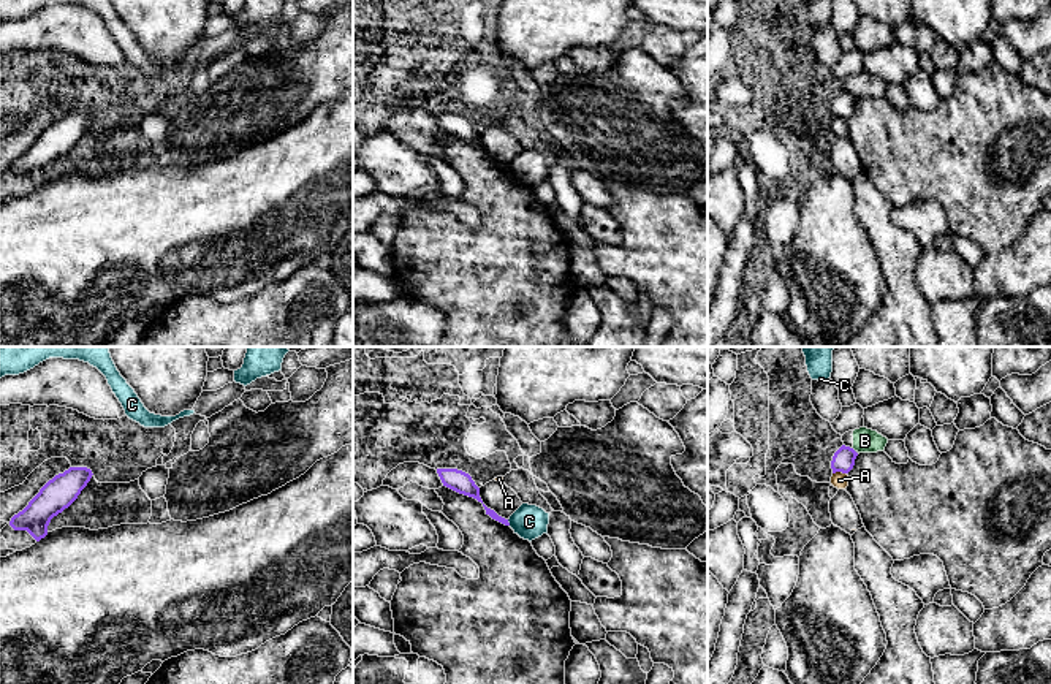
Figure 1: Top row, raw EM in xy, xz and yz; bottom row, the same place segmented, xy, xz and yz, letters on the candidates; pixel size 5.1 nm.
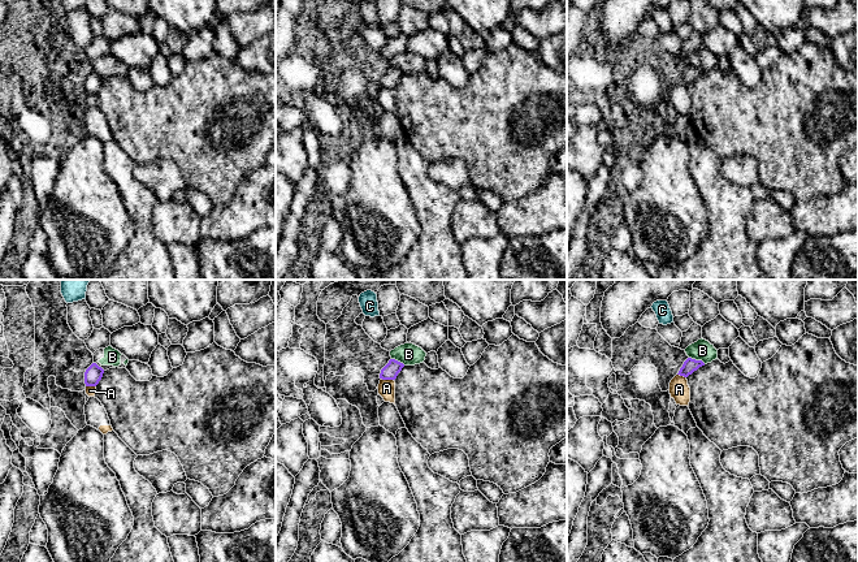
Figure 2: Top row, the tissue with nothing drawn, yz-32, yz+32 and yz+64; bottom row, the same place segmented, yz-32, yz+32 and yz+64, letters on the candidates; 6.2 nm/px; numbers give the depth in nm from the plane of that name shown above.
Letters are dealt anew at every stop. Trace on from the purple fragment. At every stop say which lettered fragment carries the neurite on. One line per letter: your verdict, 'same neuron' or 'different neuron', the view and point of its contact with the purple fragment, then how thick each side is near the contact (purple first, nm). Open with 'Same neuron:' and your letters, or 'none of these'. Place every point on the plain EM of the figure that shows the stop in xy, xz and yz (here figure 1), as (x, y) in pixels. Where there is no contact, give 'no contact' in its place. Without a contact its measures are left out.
Same neuron: none of these
A: different neuron; meets purple in yz at (839, 116); 110 nm thick on the purple side, 90 nm on the other
B: different neuron; meets purple in yz at (853, 95); 110 nm thick on the purple side, 130 nm on the other
C: different neuron; meets purple in xz at (508, 168); 70 nm thick on the purple side, 180 nm on the other

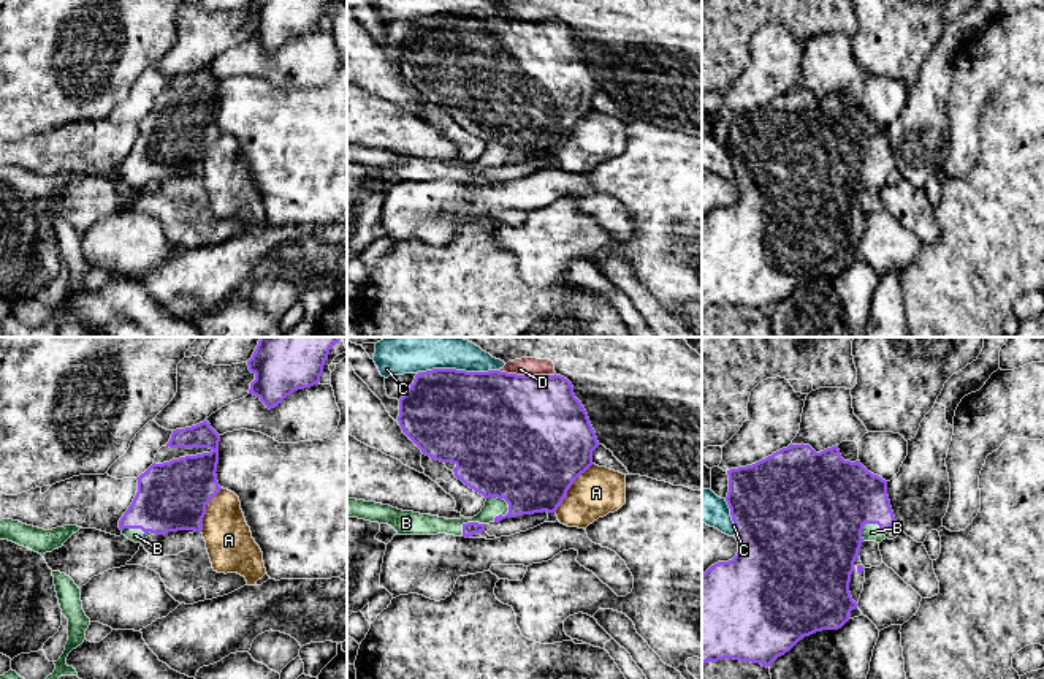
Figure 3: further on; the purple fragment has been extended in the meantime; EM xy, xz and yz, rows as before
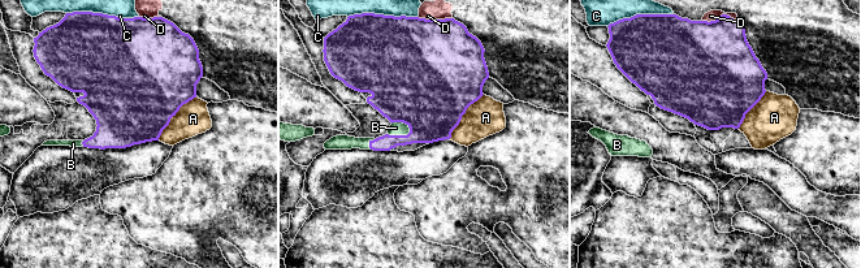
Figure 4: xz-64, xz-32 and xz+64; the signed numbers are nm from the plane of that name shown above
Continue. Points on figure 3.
Same neuron: B
A: different neuron; meets purple in xz at (569, 133); 500 nm thick on the purple side, 240 nm on the other
B: same neuron; meets purple in xz at (507, 159); 400 nm thick on the purple side, 100 nm on the other
C: different neuron; meets purple in xz at (457, 16); 480 nm thick on the purple side, 100 nm on the other
D: different neuron; meets purple in xz at (528, 21); 500 nm thick on the purple side, 100 nm on the other

